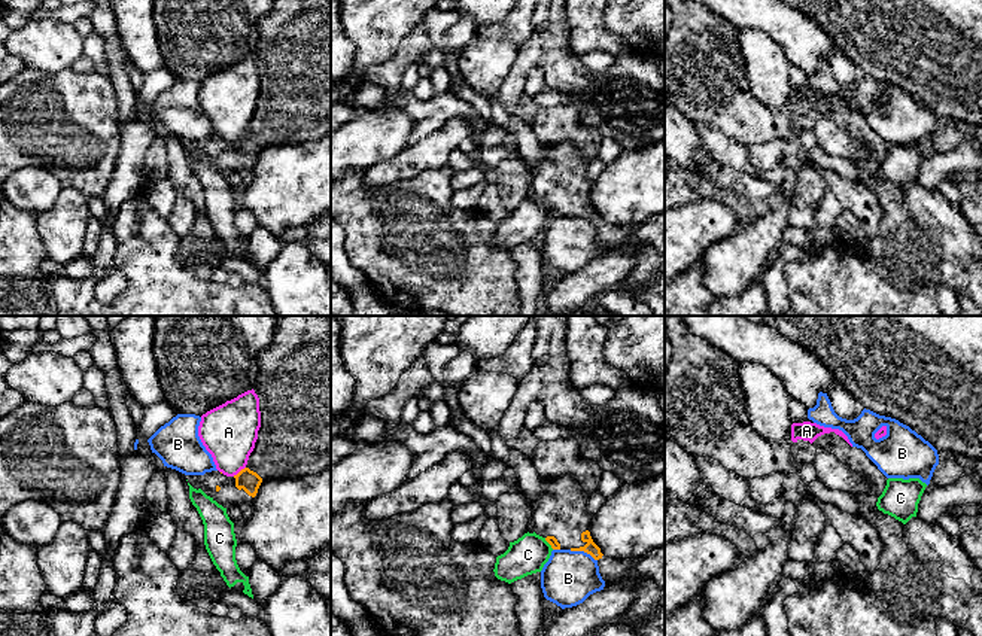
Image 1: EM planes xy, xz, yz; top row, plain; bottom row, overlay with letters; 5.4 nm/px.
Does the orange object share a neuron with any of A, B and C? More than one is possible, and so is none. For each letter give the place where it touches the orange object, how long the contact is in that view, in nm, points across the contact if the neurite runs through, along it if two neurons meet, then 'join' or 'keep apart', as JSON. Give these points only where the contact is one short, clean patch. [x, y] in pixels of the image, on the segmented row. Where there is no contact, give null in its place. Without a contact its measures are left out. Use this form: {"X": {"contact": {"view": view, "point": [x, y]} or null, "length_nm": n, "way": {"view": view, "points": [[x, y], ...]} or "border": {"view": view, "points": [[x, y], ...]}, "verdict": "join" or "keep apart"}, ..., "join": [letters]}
{"A": {"contact": {"view": "xy", "point": [240, 471]}, "length_nm": 90, "border": {"view": "xy", "points": [[245, 466], [233, 475]]}, "verdict": "keep apart"}, "B": {"contact": {"view": "xz", "point": [583, 550]}, "length_nm": 160, "border": {"view": "xz", "points": [[569, 550], [583, 550], [596, 560]]}, "verdict": "keep apart"}, "C": {"contact": {"view": "xz", "point": [549, 542]}, "length_nm": 80, "border": {"view": "xz", "points": [[544, 538], [553, 548]]}, "verdict": "keep apart"}, "join": []}

